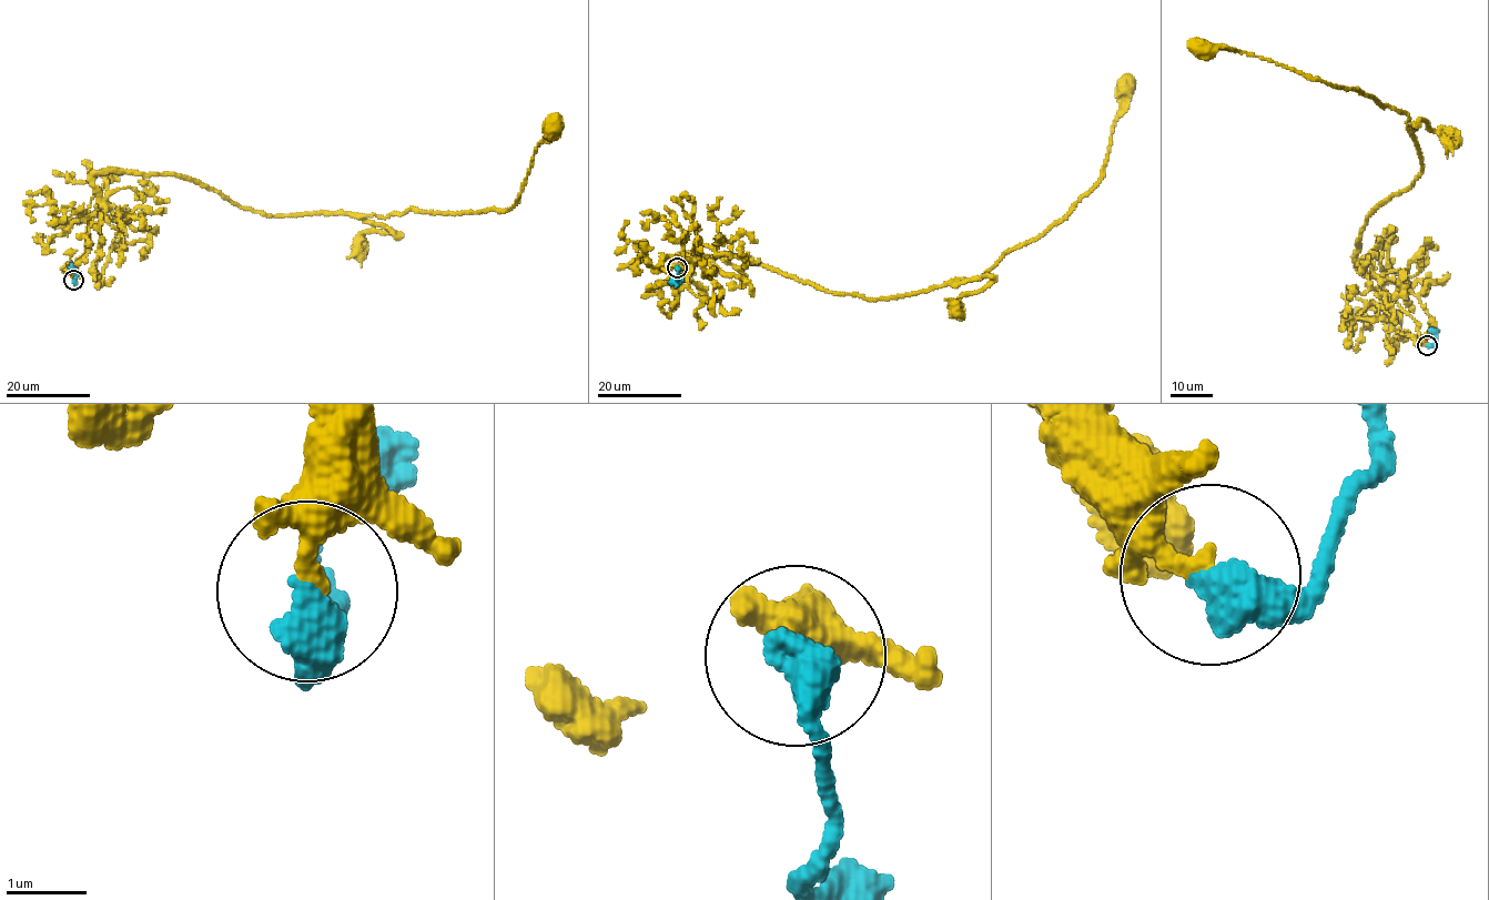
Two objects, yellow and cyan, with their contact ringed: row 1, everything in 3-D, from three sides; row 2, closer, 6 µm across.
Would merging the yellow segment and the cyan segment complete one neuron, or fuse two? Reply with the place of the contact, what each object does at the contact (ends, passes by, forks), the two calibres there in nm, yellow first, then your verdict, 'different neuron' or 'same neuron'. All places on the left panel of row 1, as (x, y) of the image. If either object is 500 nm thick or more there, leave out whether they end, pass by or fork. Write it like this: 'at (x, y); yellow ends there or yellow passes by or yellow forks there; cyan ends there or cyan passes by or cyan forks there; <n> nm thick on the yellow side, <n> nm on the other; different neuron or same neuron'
at (73, 280); 220 nm thick on the yellow side, 550 nm on the other; same neuron

